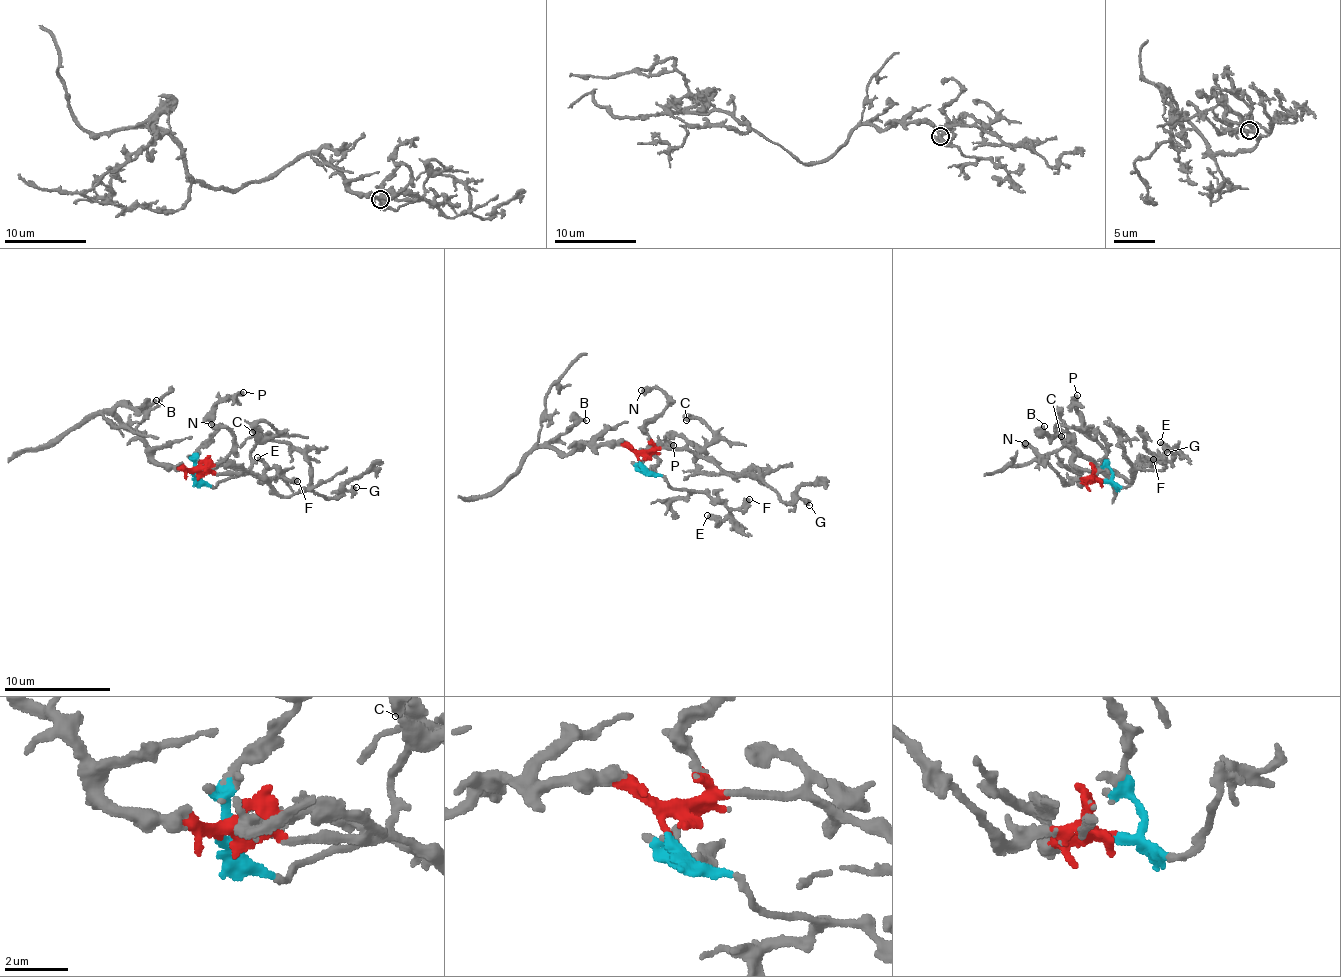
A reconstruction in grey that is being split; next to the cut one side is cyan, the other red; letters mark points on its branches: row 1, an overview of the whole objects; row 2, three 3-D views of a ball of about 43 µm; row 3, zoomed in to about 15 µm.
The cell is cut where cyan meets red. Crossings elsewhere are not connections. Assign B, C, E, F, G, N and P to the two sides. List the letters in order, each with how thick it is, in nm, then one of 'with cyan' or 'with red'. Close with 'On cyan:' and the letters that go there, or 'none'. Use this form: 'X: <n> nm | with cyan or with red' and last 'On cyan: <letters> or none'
B: 280 nm | with red
C: 400 nm | with red
E: 280 nm | with cyan
F: 400 nm | with cyan
G: 320 nm | with red
N: 440 nm | with red
P: 200 nm | with cyan
On cyan: E, F, P

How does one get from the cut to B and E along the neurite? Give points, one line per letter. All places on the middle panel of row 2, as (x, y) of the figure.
B: (640, 463), (630, 450), (606, 444), (575, 444), (563, 453), (551, 445), (574, 425), (586, 421)
E: (640, 463), (670, 487), (706, 492), (722, 503), (728, 513), (720, 518), (708, 515)

